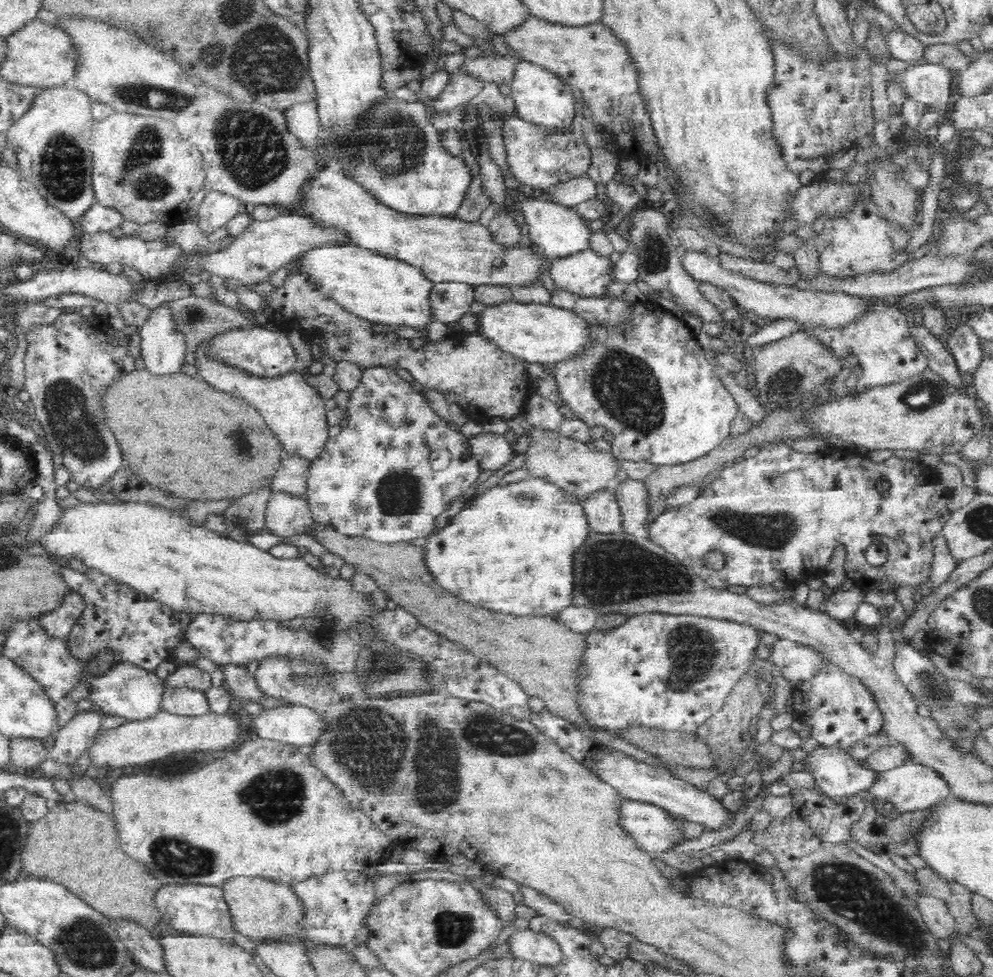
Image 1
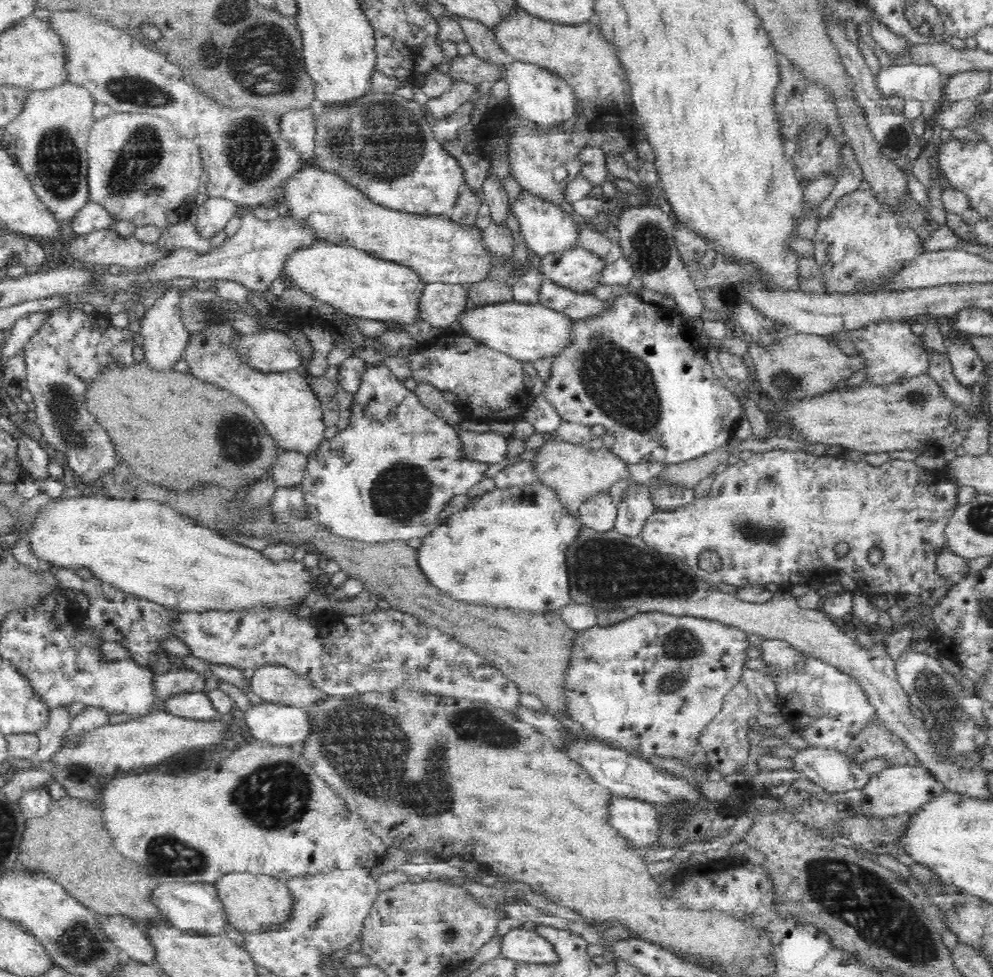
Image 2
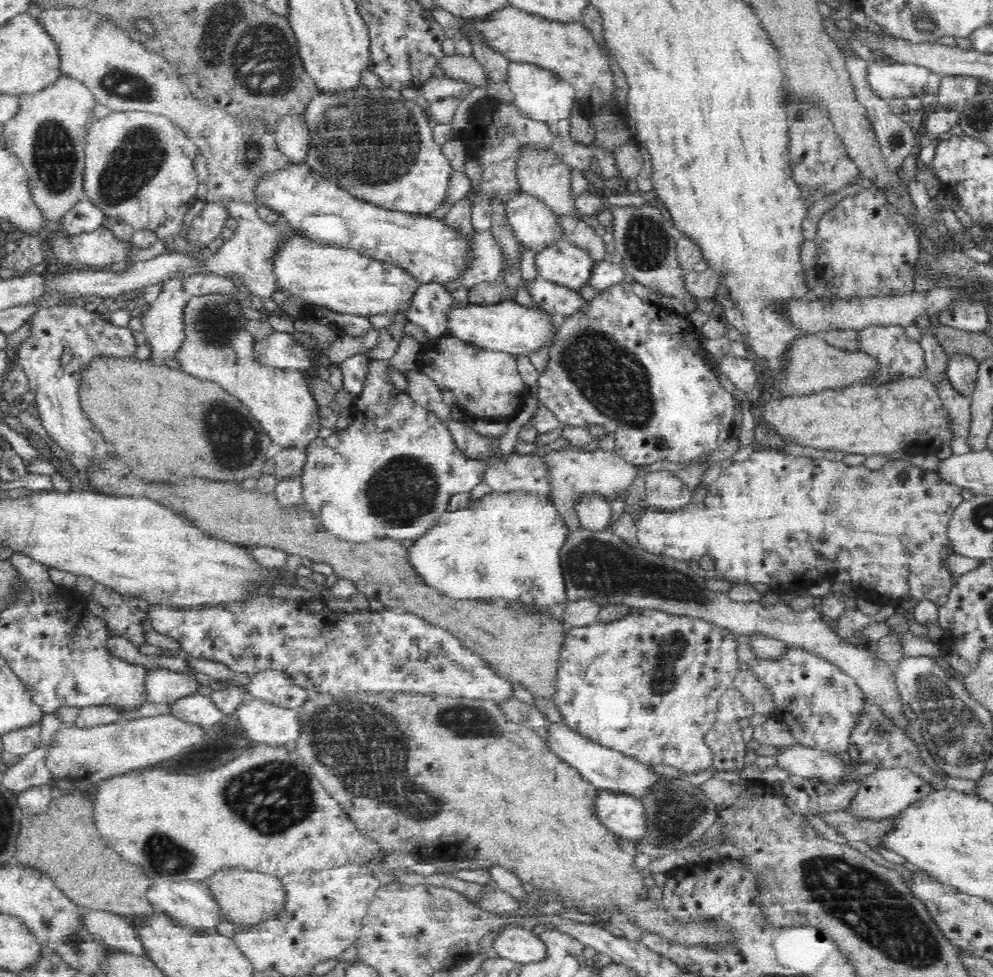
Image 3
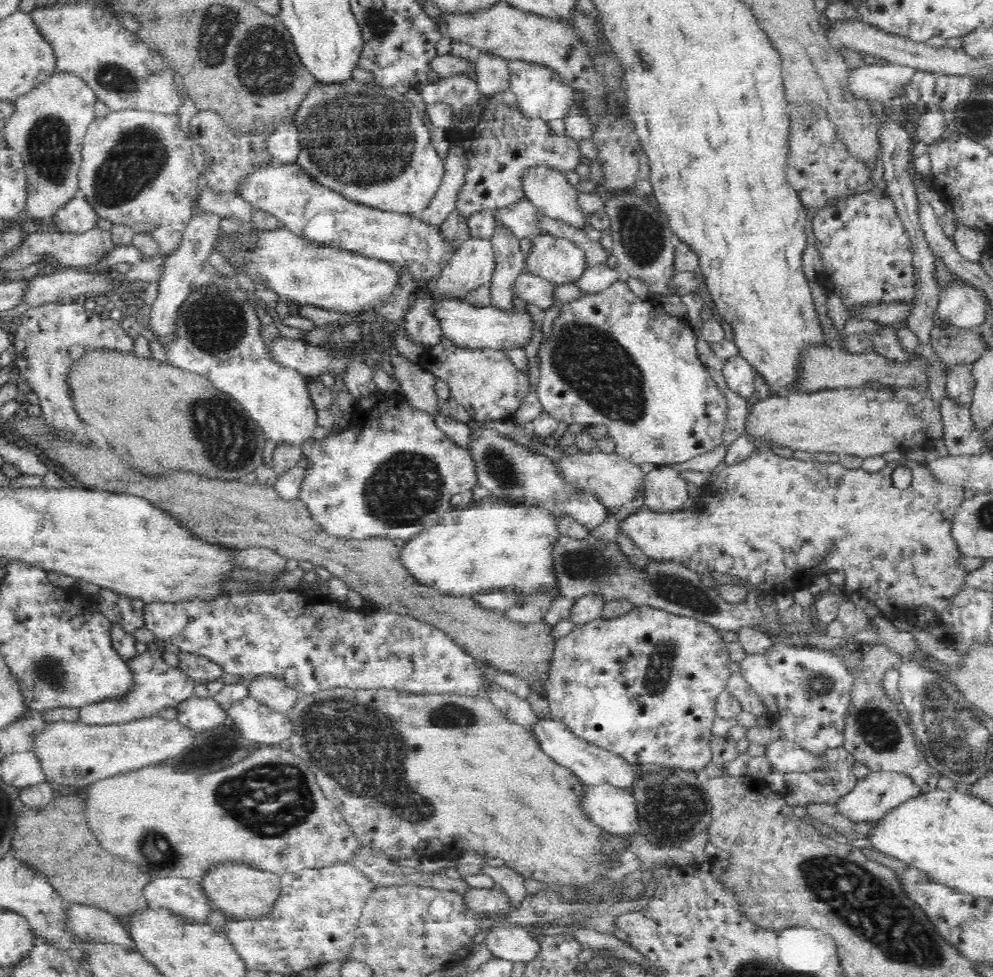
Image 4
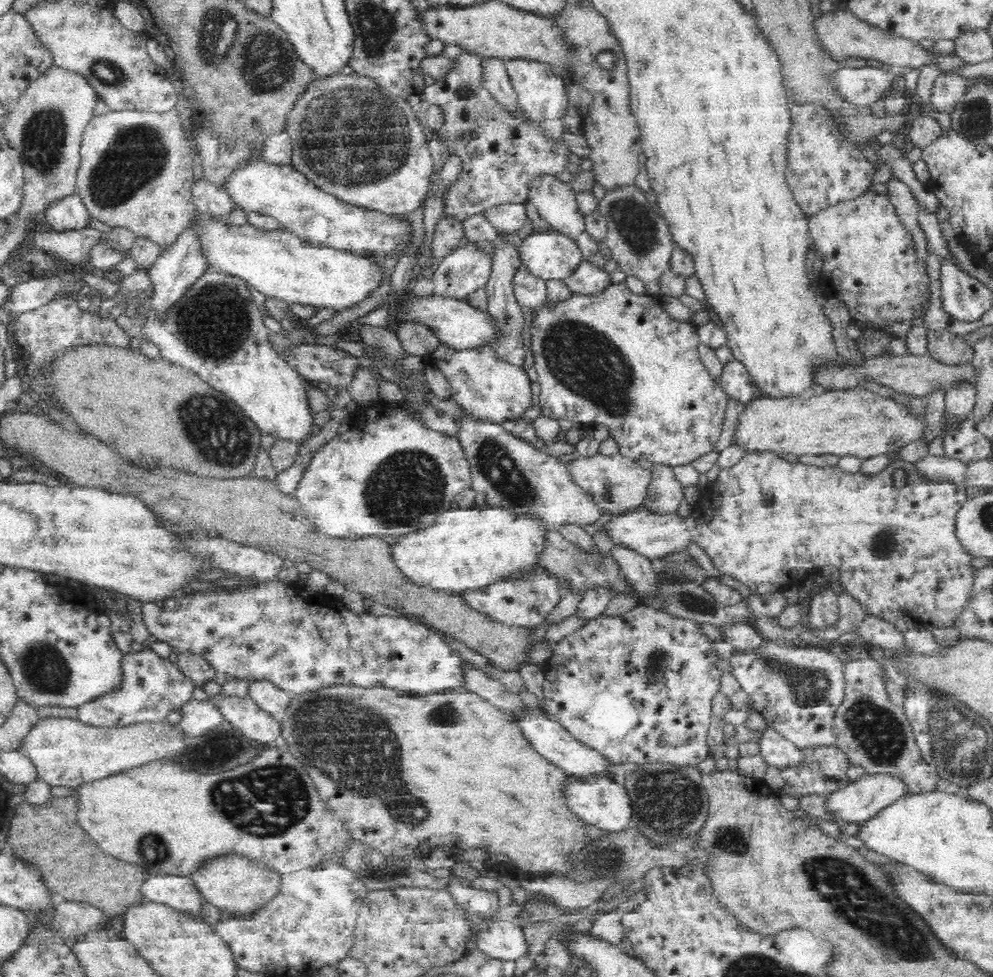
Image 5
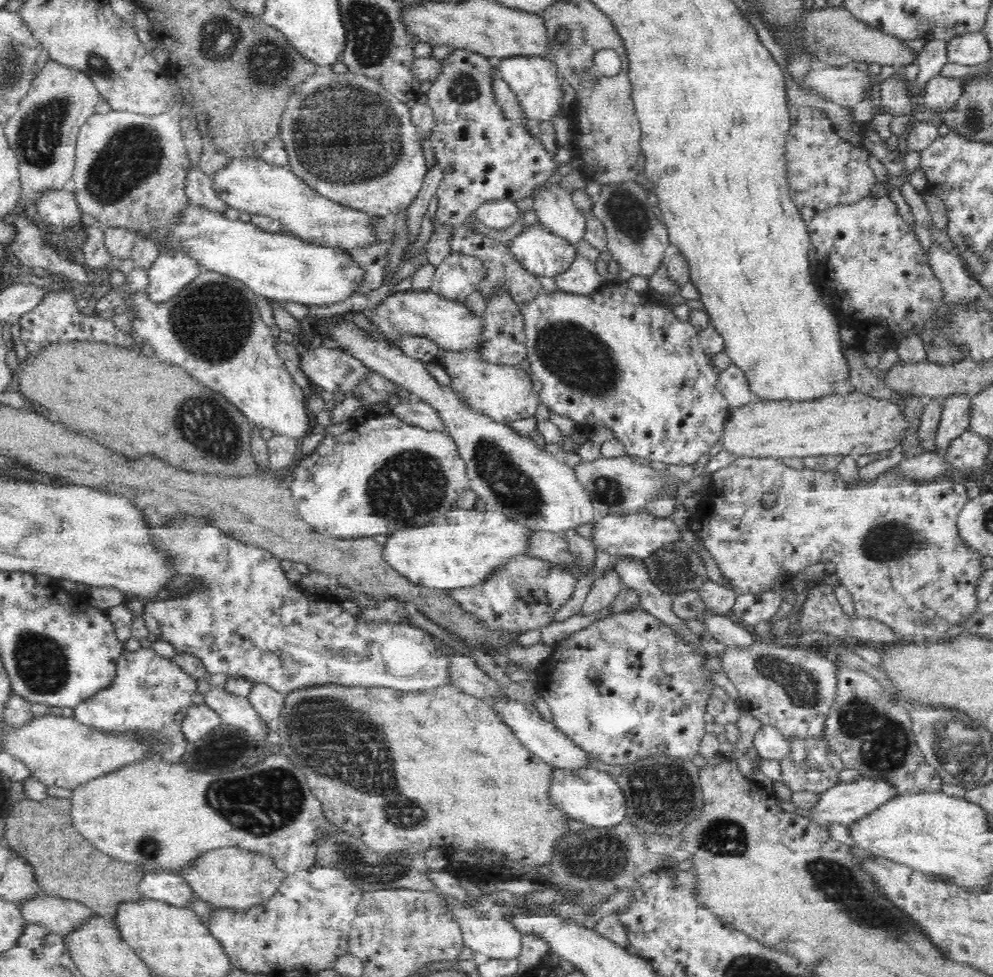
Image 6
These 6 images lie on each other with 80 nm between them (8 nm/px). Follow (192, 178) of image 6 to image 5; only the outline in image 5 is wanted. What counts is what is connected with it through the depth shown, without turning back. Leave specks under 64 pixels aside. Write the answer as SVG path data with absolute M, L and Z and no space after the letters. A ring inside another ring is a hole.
M204 176L197 180L192 194L194 195L195 206L202 214L224 219L234 210L241 209L228 191L210 185Z

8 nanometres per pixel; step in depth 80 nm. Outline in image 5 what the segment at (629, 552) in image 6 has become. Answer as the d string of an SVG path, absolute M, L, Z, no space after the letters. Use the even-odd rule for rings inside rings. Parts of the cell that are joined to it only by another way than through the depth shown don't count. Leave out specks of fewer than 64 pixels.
M748 452L735 466L724 468L720 472L720 481L723 481L722 492L720 493L720 510L704 512L704 514L692 511L690 516L680 516L678 513L658 514L649 511L644 504L634 508L632 511L620 514L608 524L606 533L612 539L614 546L617 544L626 545L636 549L636 552L646 555L648 558L664 558L668 554L682 554L688 544L700 546L712 560L714 568L720 573L728 574L736 580L744 583L756 595L772 594L774 592L786 592L792 588L800 589L802 580L806 580L806 575L817 569L825 571L827 567L838 568L842 575L841 582L845 592L852 595L864 608L866 614L886 619L894 623L900 631L906 632L909 628L920 630L930 630L932 628L944 628L952 626L953 618L964 608L968 600L968 593L972 586L975 569L970 564L972 556L964 550L956 536L956 516L960 507L966 502L967 493L965 487L959 484L948 482L934 482L932 479L924 477L915 462L905 462L893 457L889 466L874 475L864 474L864 472L844 472L838 466L813 466L812 464L800 462L786 462L774 452ZM902 469L906 472L906 485L902 488L894 487L893 474L896 470Z

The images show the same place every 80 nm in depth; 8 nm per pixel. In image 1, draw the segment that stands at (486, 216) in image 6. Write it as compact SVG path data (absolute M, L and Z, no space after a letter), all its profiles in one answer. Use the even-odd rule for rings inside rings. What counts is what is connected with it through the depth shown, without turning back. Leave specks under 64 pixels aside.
M527 197L518 204L518 209L522 212L526 222L526 241L533 244L549 259L564 259L592 248L592 234L597 226L585 220L576 208Z

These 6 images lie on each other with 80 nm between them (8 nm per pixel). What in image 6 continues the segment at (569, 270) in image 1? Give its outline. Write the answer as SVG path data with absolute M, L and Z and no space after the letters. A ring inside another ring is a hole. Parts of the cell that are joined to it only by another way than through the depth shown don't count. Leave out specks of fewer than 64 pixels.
M539 222L525 226L509 248L524 269L544 278L566 273L578 256L577 247L568 239L552 233Z

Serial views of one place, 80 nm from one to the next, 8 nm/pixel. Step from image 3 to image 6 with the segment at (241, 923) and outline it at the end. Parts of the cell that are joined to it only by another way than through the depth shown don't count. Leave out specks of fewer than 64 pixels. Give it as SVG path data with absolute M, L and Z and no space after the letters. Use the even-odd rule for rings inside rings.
M230 846L202 854L188 869L182 870L180 876L187 880L198 899L215 908L245 912L274 897L285 873L276 869L276 864L269 857L260 857L259 854L250 854L248 850Z

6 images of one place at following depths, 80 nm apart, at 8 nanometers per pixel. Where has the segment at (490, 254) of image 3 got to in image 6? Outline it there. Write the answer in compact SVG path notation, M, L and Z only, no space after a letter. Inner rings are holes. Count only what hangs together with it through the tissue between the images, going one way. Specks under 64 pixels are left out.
M455 252L435 268L430 290L447 299L465 301L484 280L486 265L482 258Z

